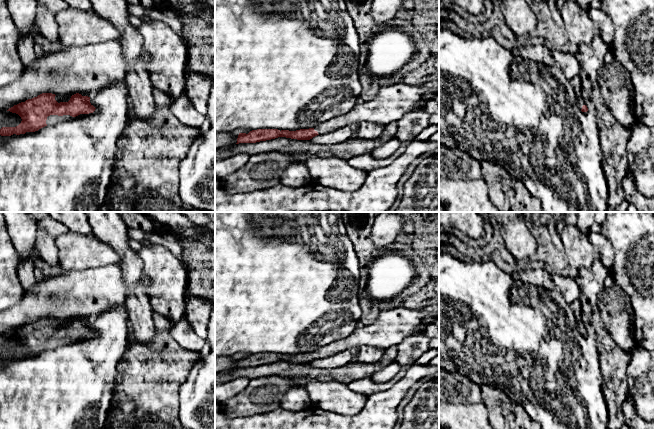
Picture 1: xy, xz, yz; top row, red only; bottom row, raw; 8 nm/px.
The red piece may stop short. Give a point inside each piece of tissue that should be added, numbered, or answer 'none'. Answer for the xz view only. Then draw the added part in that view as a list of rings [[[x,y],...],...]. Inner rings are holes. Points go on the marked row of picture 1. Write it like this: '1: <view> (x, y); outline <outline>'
1: xz (392, 102); outline [[[404,82],[385,85],[372,100],[357,103],[350,112],[322,122],[314,130],[322,135],[362,122],[386,126],[399,121],[408,112],[422,110],[427,101],[434,99],[439,100],[438,90],[427,90]]]

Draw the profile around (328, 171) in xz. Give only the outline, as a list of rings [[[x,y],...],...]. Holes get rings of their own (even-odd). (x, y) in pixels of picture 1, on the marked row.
[[[308,156],[303,164],[307,167],[312,180],[339,190],[359,189],[367,175],[366,171],[352,167],[347,160],[337,157]]]

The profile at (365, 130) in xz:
[[[362,122],[357,125],[357,131],[354,134],[354,137],[358,139],[372,140],[377,138],[384,130],[384,125]]]

